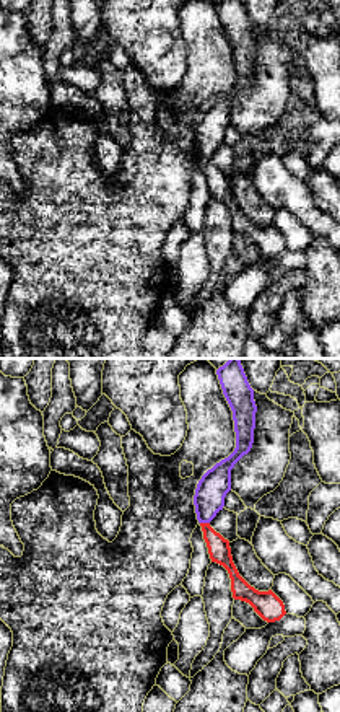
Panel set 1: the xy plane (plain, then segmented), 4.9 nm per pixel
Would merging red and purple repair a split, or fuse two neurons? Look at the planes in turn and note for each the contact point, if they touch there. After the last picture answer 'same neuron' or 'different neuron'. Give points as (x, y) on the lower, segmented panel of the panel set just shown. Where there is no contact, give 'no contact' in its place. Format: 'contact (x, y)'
contact (205, 523)

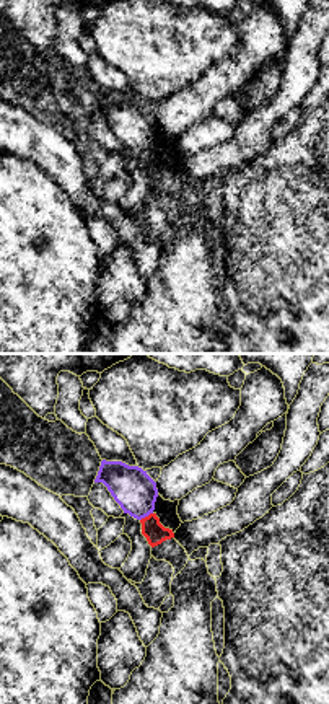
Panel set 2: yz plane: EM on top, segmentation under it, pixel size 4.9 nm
contact (145, 517)

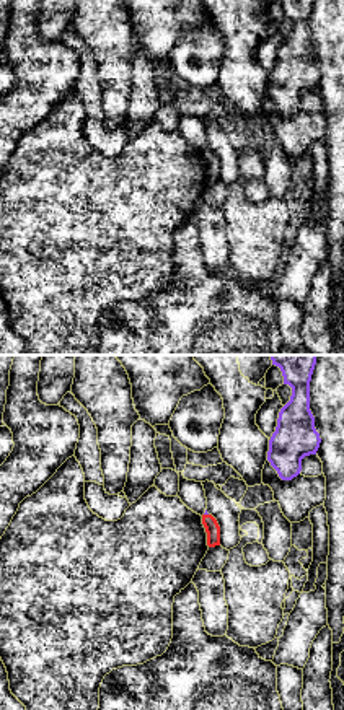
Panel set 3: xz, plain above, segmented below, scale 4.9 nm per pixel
contact (206, 515)

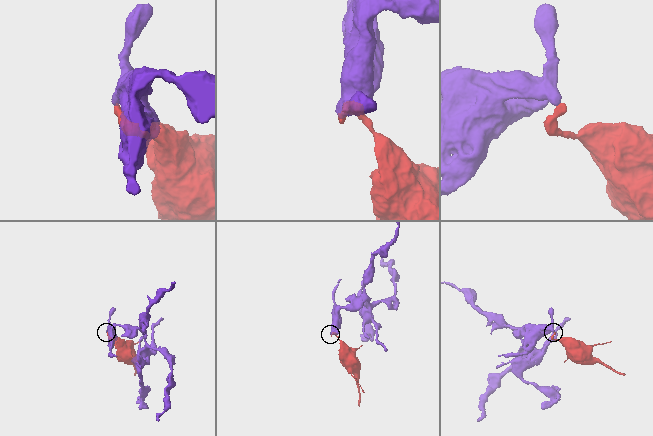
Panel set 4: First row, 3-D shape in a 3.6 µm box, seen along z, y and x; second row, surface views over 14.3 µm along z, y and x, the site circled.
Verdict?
different neuron

